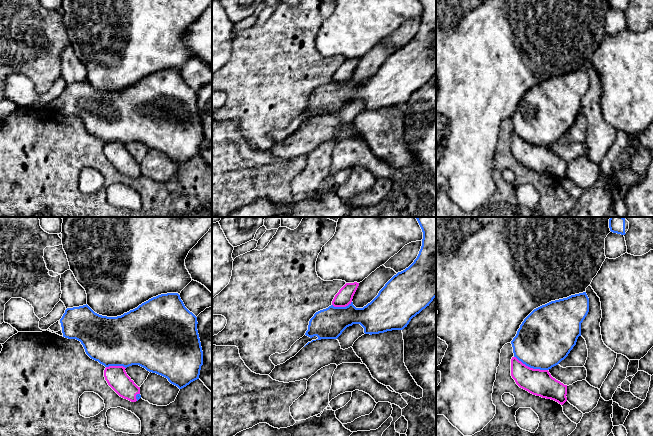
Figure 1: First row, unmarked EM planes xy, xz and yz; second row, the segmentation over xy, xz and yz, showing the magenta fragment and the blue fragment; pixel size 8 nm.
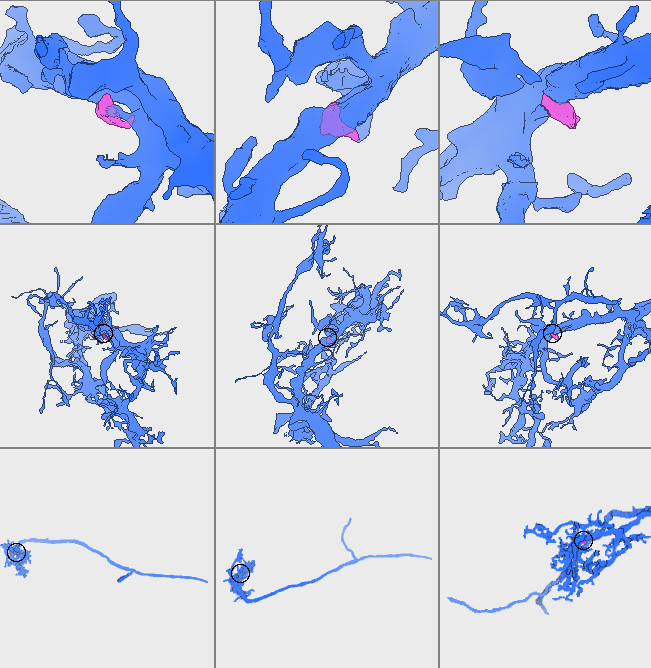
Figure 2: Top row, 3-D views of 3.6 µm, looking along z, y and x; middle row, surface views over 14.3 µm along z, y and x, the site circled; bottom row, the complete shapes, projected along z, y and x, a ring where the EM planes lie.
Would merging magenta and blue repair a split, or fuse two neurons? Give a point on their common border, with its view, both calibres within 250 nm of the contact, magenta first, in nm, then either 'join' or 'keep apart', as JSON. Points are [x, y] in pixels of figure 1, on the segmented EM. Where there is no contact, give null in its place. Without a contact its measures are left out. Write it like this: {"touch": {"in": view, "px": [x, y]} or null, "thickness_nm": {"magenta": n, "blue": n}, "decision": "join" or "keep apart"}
{"touch": {"in": "yz", "px": [531, 368]}, "thickness_nm": {"magenta": 220, "blue": 440}, "decision": "join"}

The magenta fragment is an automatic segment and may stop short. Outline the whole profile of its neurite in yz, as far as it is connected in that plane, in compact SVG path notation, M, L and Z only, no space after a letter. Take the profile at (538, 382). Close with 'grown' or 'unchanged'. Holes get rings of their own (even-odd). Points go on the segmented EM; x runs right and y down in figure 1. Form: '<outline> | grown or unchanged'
M583 292L542 305L524 319L511 341L514 353L511 376L520 388L561 405L567 401L567 385L553 378L548 370L564 360L576 345L581 336L581 323L588 312L589 298Z | grown

